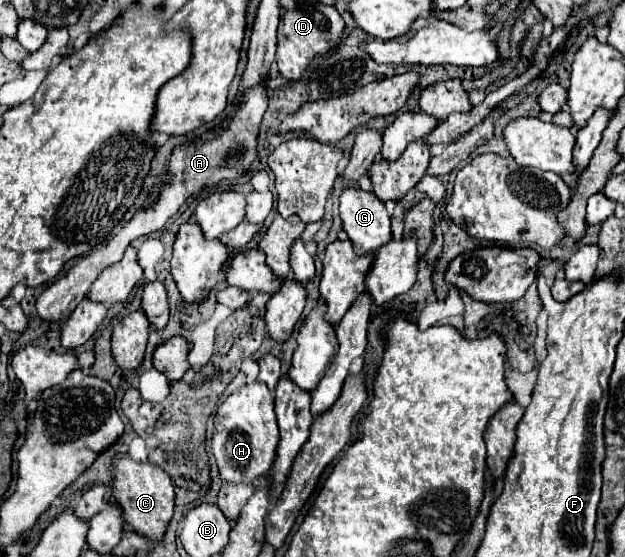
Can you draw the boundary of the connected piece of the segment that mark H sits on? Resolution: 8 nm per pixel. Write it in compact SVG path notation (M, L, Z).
M267 354L259 360L259 382L253 382L253 384L245 384L241 390L233 392L217 410L217 416L215 416L215 430L213 430L213 442L211 442L211 450L213 450L213 456L215 456L215 462L217 462L217 468L219 468L219 474L221 474L221 480L225 484L253 484L257 478L265 476L273 462L275 462L275 450L277 450L277 442L279 442L279 428L277 428L277 418L275 418L275 412L273 412L273 396L271 392L275 392L279 380L283 378L283 368L281 368L281 362L279 358Z

